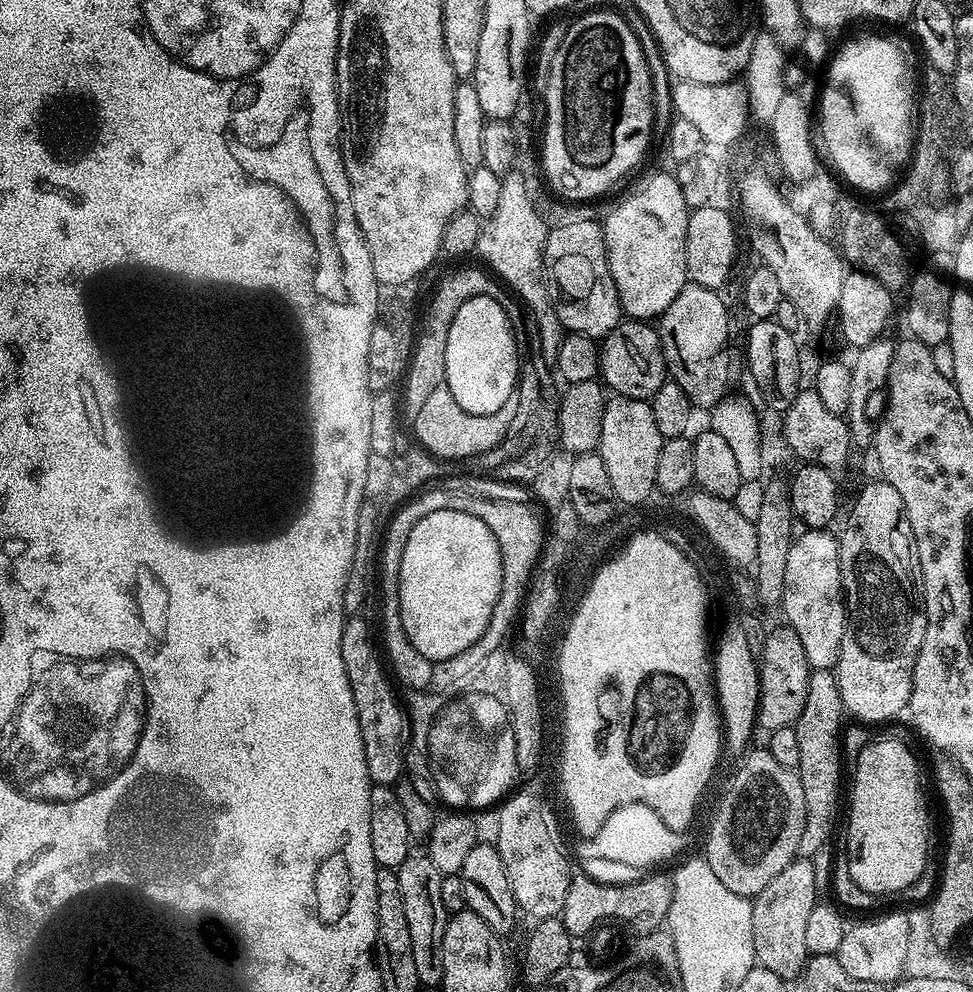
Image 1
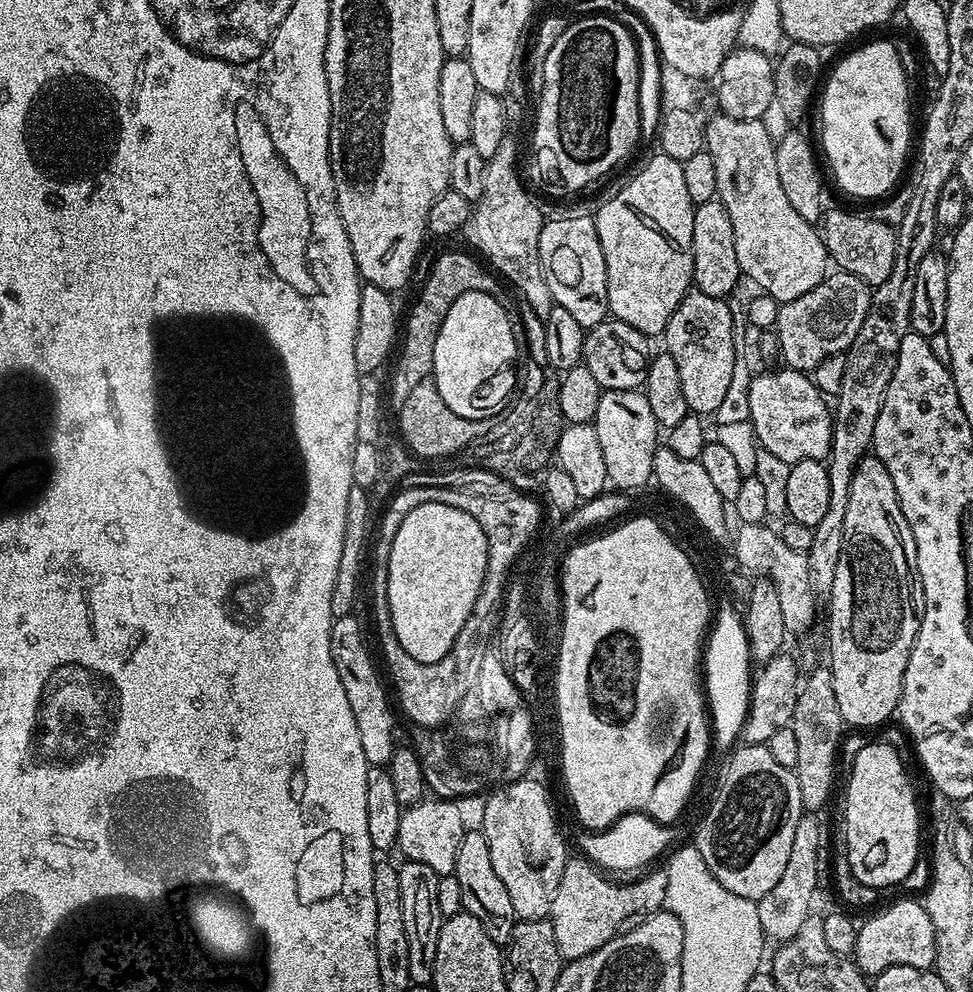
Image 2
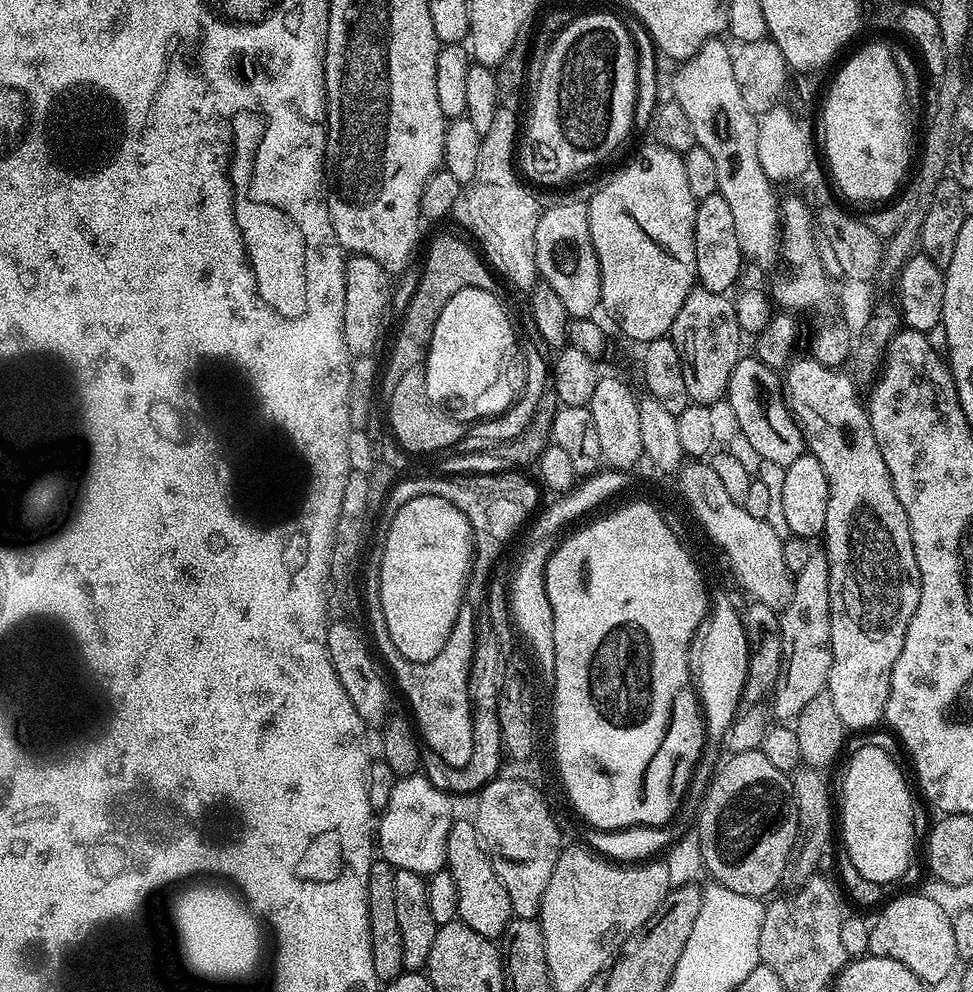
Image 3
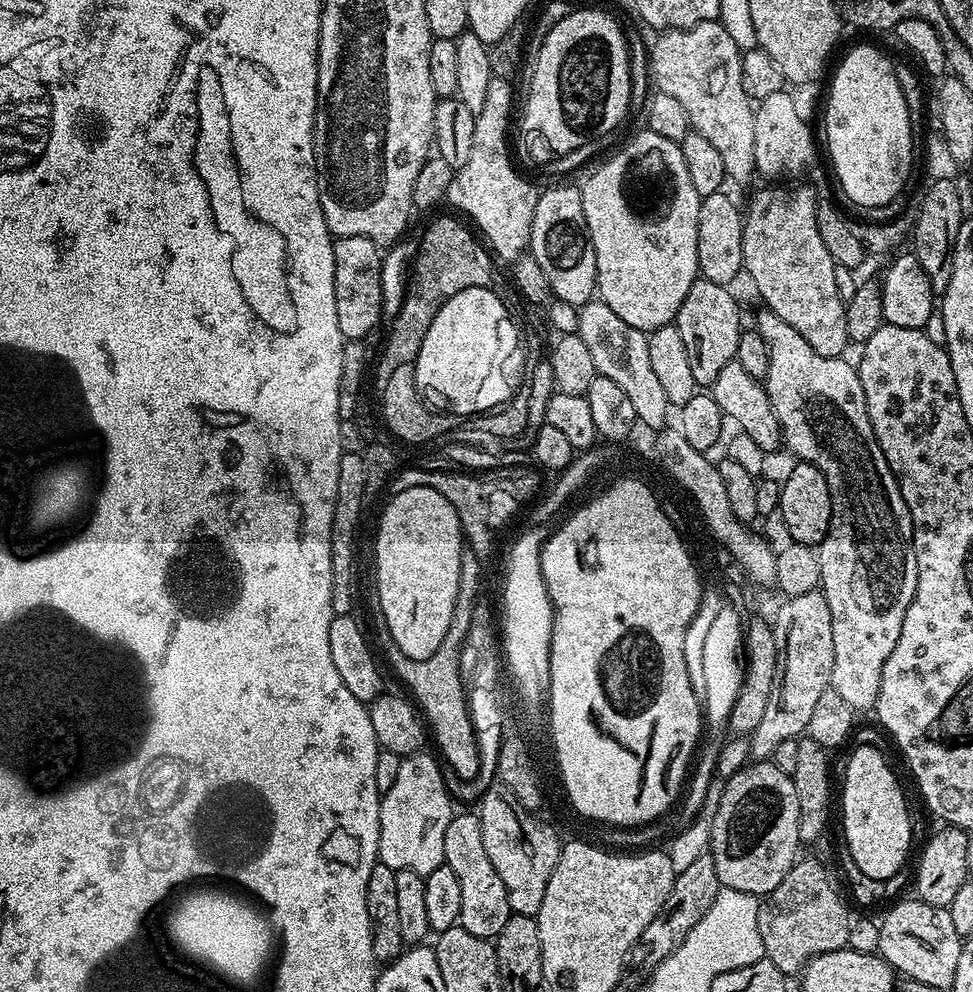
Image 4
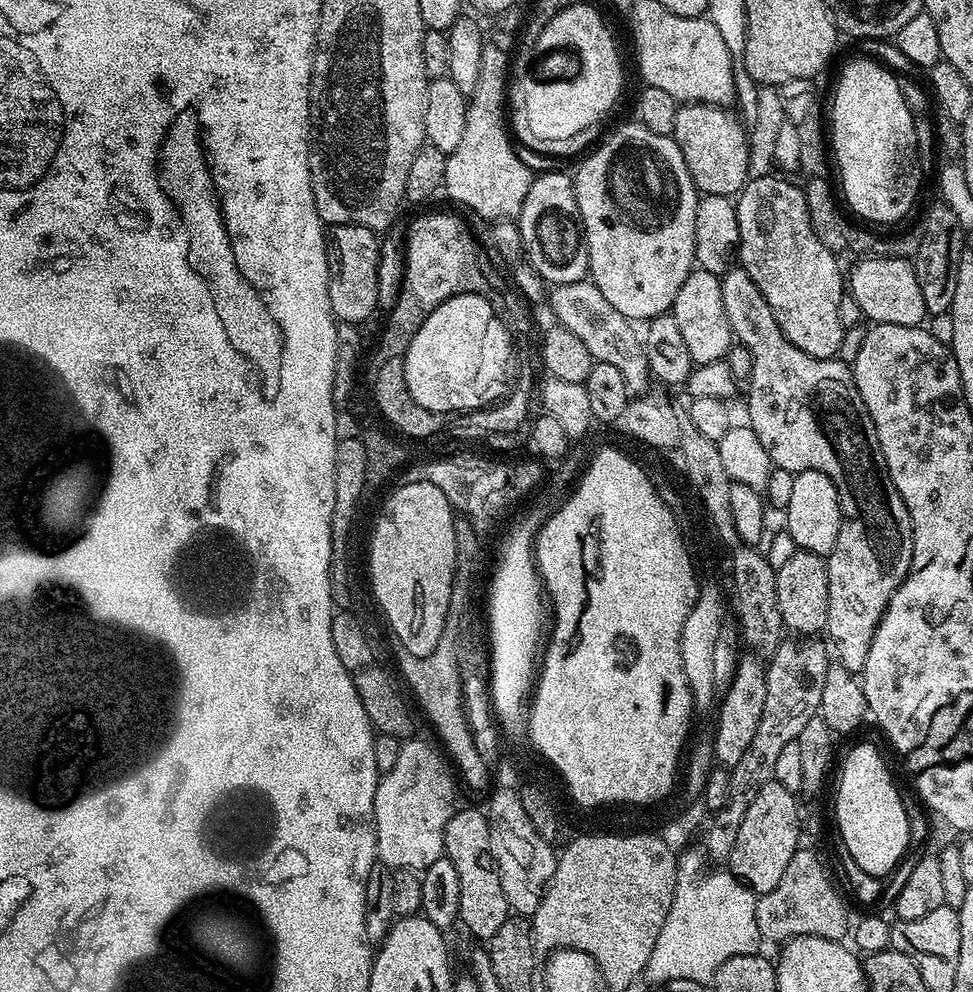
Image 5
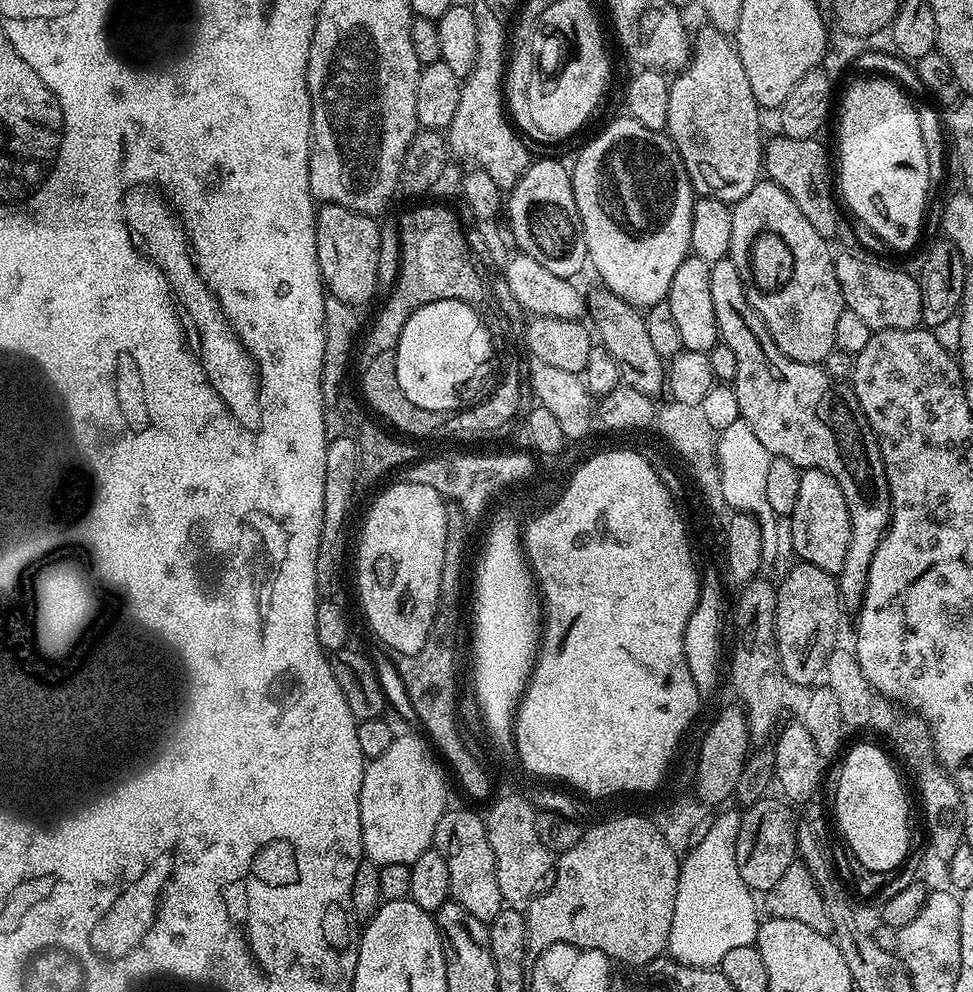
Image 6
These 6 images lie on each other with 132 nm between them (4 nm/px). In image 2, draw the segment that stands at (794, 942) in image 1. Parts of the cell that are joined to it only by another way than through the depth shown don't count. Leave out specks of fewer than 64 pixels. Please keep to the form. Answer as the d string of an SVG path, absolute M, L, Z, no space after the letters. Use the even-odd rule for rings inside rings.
M801 815L798 830L794 830L794 842L790 845L790 859L782 878L762 899L756 901L758 922L762 922L762 930L769 941L783 942L792 940L798 930L807 924L810 919L808 911L812 908L812 895L818 892L818 842L822 839L820 824L815 820L815 815Z

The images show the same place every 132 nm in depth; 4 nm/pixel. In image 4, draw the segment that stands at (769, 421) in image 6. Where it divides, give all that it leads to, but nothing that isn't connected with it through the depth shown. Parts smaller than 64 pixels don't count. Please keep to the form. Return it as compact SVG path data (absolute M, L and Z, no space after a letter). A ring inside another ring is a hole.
M761 310L756 316L755 331L760 333L760 337L766 342L768 351L768 369L762 378L762 383L766 394L770 398L770 406L780 423L780 434L783 443L788 444L790 451L796 455L797 461L805 464L812 464L826 478L826 486L830 490L830 502L832 503L832 513L830 514L830 530L826 538L818 546L820 558L820 588L826 598L826 606L830 606L830 622L834 626L834 670L832 671L832 683L830 687L835 690L844 701L846 706L852 708L853 713L860 714L867 710L875 709L878 698L878 686L882 682L882 666L886 666L886 658L890 658L890 650L898 646L898 634L902 634L902 618L906 618L906 610L916 593L918 586L918 566L916 565L916 555L912 545L912 519L910 510L900 493L900 487L896 481L896 476L890 470L886 462L886 454L882 454L882 446L878 446L878 438L874 438L874 426L870 426L870 414L866 410L866 394L862 390L860 374L855 363L852 364L848 358L839 356L823 356L790 326L790 322L782 322L778 314Z

